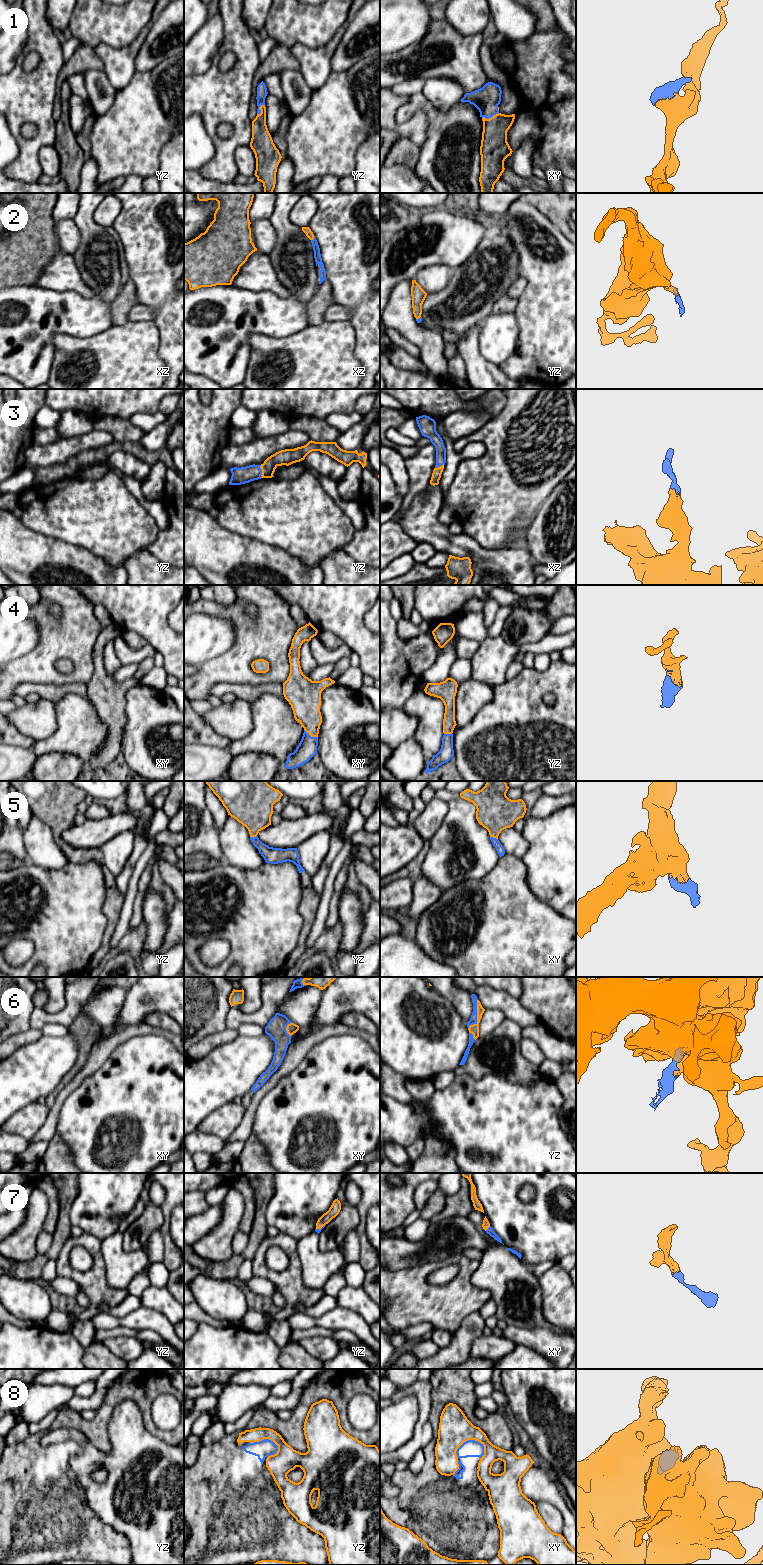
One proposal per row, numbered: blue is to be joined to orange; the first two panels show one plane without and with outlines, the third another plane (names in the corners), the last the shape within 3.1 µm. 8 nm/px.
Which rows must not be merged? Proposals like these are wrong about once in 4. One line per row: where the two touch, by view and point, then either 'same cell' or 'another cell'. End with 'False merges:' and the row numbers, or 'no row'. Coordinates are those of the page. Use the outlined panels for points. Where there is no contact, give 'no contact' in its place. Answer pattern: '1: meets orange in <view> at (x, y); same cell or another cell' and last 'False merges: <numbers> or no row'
1: meets orange in xy at (491, 117); same cell
2: meets orange in xz at (313, 238); same cell
3: meets orange in yz at (262, 471); same cell
4: meets orange in xy at (311, 736); same cell
5: meets orange in xy at (494, 837); same cell
6: meets orange in yz at (477, 1015); same cell
7: meets orange in xy at (487, 1228); same cell
8: meets orange in xy at (467, 1440); another cell
False merges: 8

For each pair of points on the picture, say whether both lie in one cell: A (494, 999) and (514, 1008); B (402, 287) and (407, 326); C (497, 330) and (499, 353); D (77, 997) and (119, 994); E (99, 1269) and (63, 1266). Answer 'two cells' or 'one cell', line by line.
A: one cell
B: one cell
C: one cell
D: two cells
E: one cell

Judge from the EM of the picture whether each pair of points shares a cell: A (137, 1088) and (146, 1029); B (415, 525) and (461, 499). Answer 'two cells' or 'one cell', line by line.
A: two cells
B: two cells

